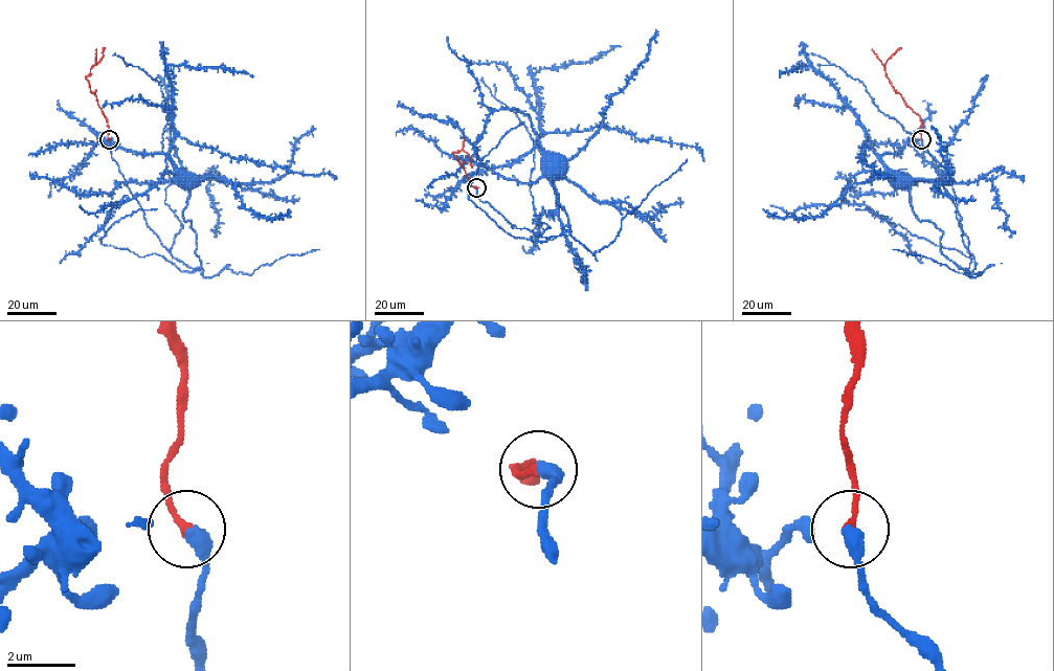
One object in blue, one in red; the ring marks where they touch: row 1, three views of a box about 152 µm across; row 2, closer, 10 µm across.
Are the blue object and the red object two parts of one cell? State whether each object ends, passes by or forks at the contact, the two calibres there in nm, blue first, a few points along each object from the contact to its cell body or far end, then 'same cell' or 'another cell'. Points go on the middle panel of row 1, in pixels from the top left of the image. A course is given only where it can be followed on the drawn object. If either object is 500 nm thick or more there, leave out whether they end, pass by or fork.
blue ends | red ends | 440/240 nm | blue via (476, 187), (478, 199), (512, 227), (556, 236), (568, 218), (550, 180), (559, 174), (554, 168) | red via (476, 187), (471, 184), (453, 153), (466, 152), (472, 168) | same cell

